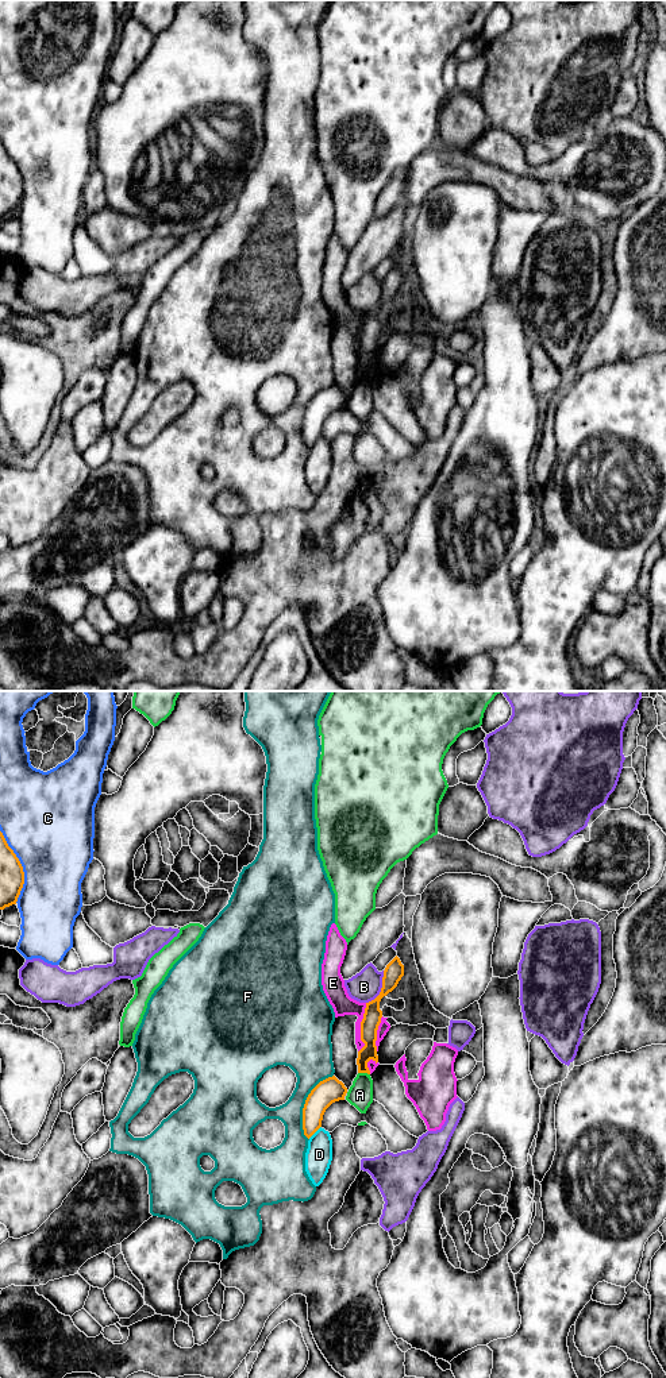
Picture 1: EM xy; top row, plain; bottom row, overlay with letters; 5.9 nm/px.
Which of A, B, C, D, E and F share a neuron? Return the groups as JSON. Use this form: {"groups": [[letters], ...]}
{"groups": [["A"], ["B"], ["C"], ["D"], ["E"], ["F"]]}

